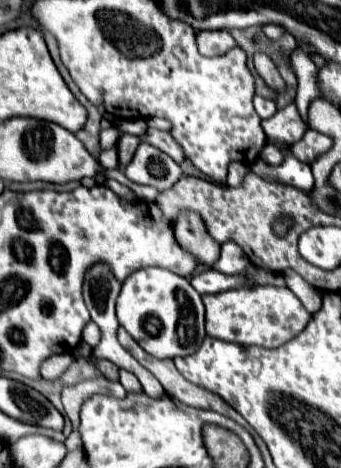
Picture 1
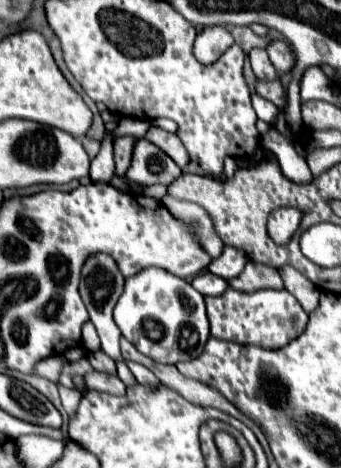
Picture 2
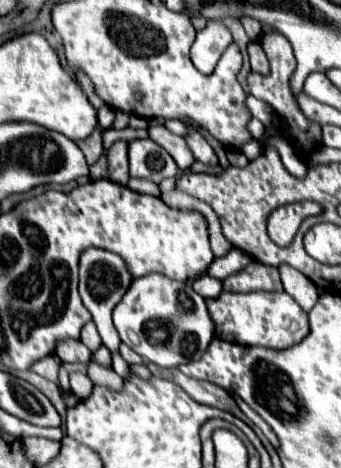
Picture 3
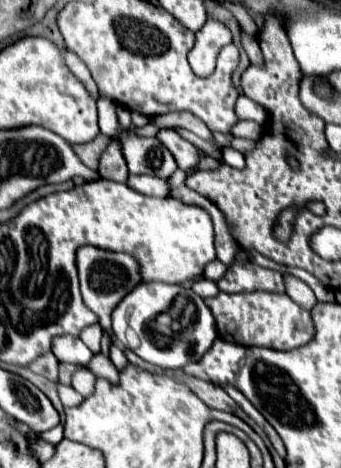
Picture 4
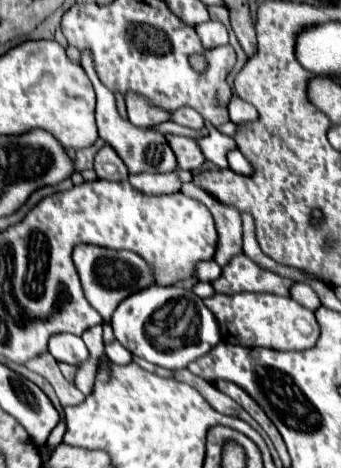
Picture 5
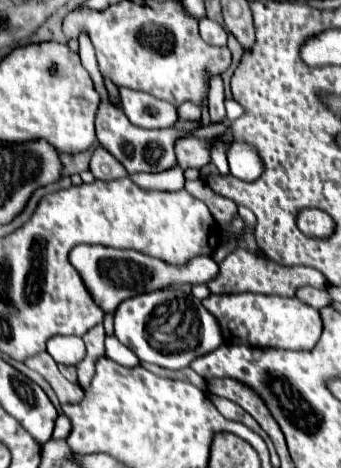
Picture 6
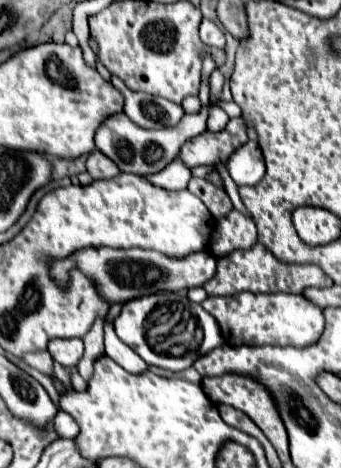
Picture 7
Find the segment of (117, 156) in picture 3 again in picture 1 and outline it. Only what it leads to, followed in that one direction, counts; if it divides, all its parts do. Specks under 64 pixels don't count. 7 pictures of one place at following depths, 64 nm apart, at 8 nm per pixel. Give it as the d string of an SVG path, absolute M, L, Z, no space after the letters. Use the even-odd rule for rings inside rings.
M130 134L120 136L120 140L116 144L118 146L118 164L120 164L120 170L124 170L126 164L132 160L138 144L140 144L140 138L138 136L130 136Z

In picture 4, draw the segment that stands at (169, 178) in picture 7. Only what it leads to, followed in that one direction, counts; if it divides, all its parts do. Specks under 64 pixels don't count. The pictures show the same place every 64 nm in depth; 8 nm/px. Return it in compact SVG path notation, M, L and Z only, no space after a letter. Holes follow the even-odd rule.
M130 176L128 178L130 188L136 192L142 192L146 196L158 196L164 198L170 194L170 184L166 178L156 178L156 176Z

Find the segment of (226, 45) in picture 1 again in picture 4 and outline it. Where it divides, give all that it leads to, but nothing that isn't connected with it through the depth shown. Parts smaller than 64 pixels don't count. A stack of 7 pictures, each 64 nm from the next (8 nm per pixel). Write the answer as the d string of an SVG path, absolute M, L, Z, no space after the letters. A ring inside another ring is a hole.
M208 18L206 24L196 32L196 44L188 52L188 62L194 73L200 77L212 74L216 54L220 52L222 46L230 42L232 42L230 30L222 22Z

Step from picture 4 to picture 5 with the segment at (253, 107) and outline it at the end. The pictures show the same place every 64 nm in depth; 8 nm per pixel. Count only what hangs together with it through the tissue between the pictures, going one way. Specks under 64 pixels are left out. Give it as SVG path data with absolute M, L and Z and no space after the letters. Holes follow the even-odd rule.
M232 96L232 102L228 102L228 114L230 114L230 120L234 124L238 124L242 120L254 120L256 118L256 110L236 96Z

